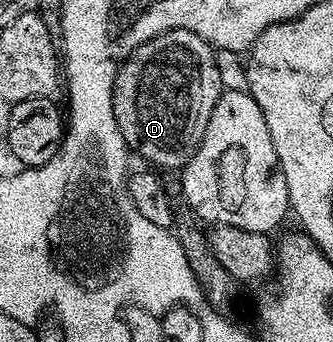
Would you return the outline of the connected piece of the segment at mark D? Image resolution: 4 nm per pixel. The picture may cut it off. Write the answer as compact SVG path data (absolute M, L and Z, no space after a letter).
M172 28L130 54L117 70L113 109L119 130L134 153L161 170L180 170L195 154L223 85L214 49L199 34Z

